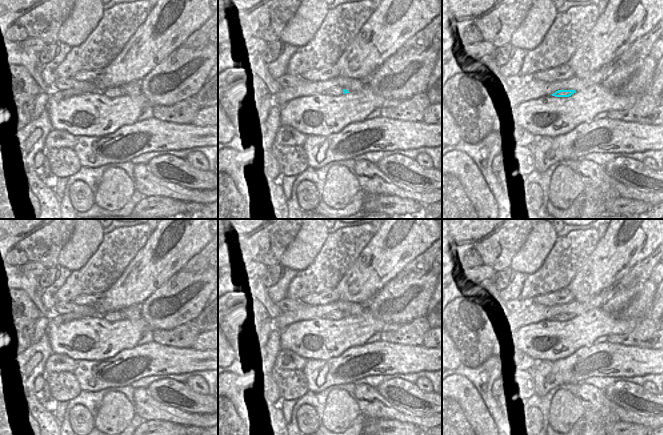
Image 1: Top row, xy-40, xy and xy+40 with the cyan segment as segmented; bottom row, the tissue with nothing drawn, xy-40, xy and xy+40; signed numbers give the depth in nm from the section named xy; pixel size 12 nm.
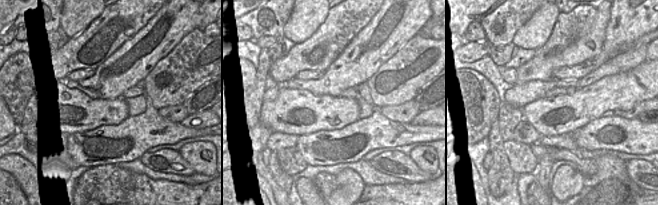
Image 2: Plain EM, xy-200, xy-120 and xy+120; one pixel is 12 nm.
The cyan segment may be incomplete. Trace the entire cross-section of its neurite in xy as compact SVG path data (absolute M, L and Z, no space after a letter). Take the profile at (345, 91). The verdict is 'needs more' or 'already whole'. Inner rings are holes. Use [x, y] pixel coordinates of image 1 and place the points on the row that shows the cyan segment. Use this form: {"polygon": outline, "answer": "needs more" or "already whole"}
{"polygon": "M334 86L330 89L328 89L325 94L329 95L329 96L334 96L334 97L338 97L342 94L346 94L349 93L346 89L343 89L339 86Z", "answer": "needs more"}

